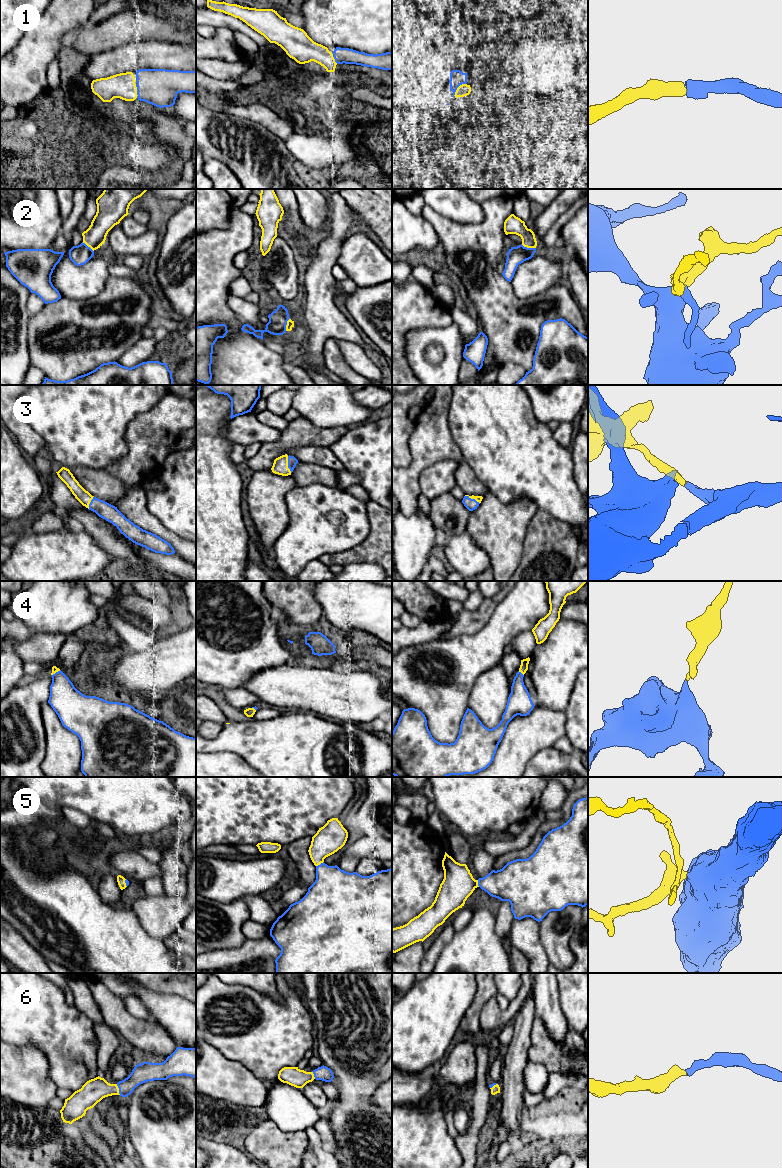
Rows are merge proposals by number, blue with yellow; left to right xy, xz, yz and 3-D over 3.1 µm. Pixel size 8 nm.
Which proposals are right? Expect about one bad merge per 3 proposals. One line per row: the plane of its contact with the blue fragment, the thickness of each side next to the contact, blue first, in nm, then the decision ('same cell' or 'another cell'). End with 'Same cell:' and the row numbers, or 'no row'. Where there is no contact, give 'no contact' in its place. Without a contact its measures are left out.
1: contact in yz; calibres 120 and 100 nm; same cell
2: contact in yz; calibres 140 and 140 nm; same cell
3: contact in xz; calibres 80 and 130 nm; same cell
4: contact in yz; calibres 190 and 70 nm; same cell
5: contact in xz; calibres 360 and 220 nm; same cell
6: contact in xy; calibres 160 and 190 nm; same cell
Same cell: 1, 2, 3, 4, 5, 6

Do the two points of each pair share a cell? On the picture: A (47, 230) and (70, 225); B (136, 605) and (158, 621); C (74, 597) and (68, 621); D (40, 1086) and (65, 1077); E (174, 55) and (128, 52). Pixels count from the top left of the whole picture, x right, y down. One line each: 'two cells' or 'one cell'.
A: two cells
B: one cell
C: one cell
D: two cells
E: one cell

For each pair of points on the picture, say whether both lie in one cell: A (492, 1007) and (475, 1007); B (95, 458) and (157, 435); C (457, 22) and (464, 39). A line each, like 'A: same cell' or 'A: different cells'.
A: different cells
B: different cells
C: same cell

